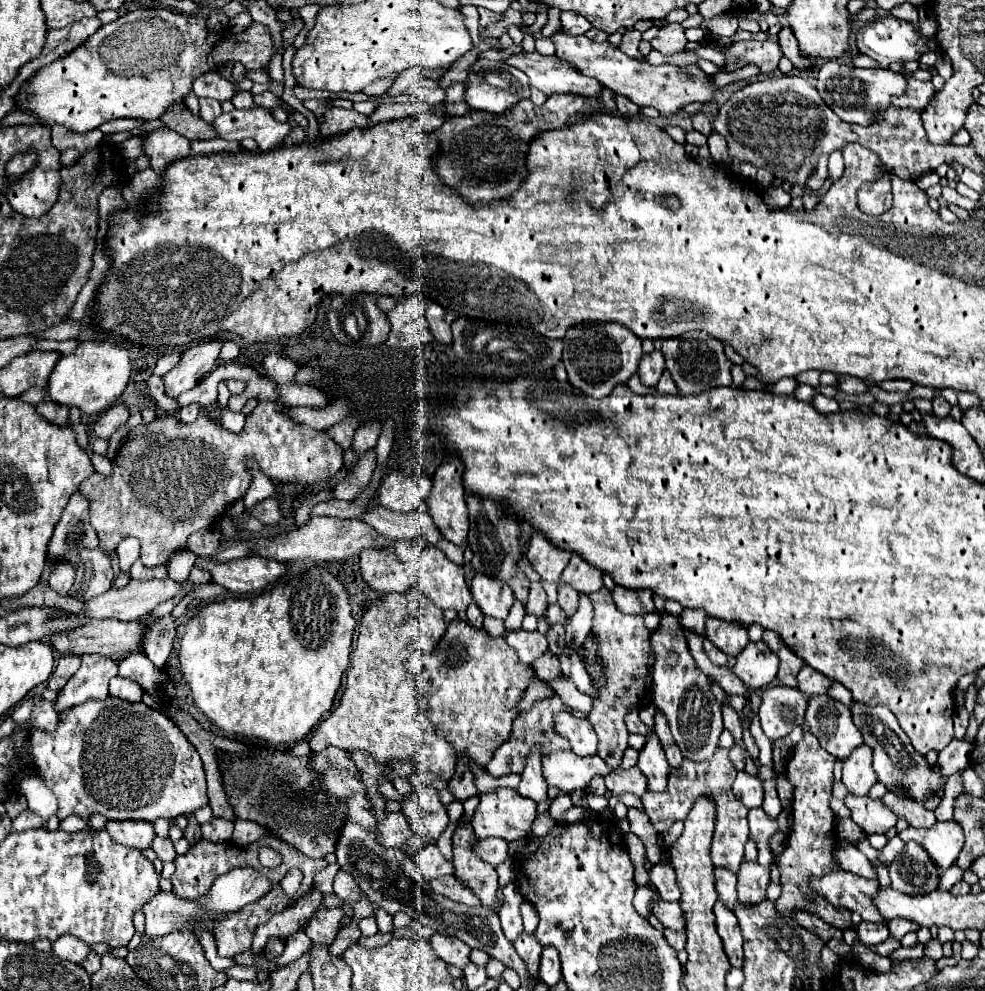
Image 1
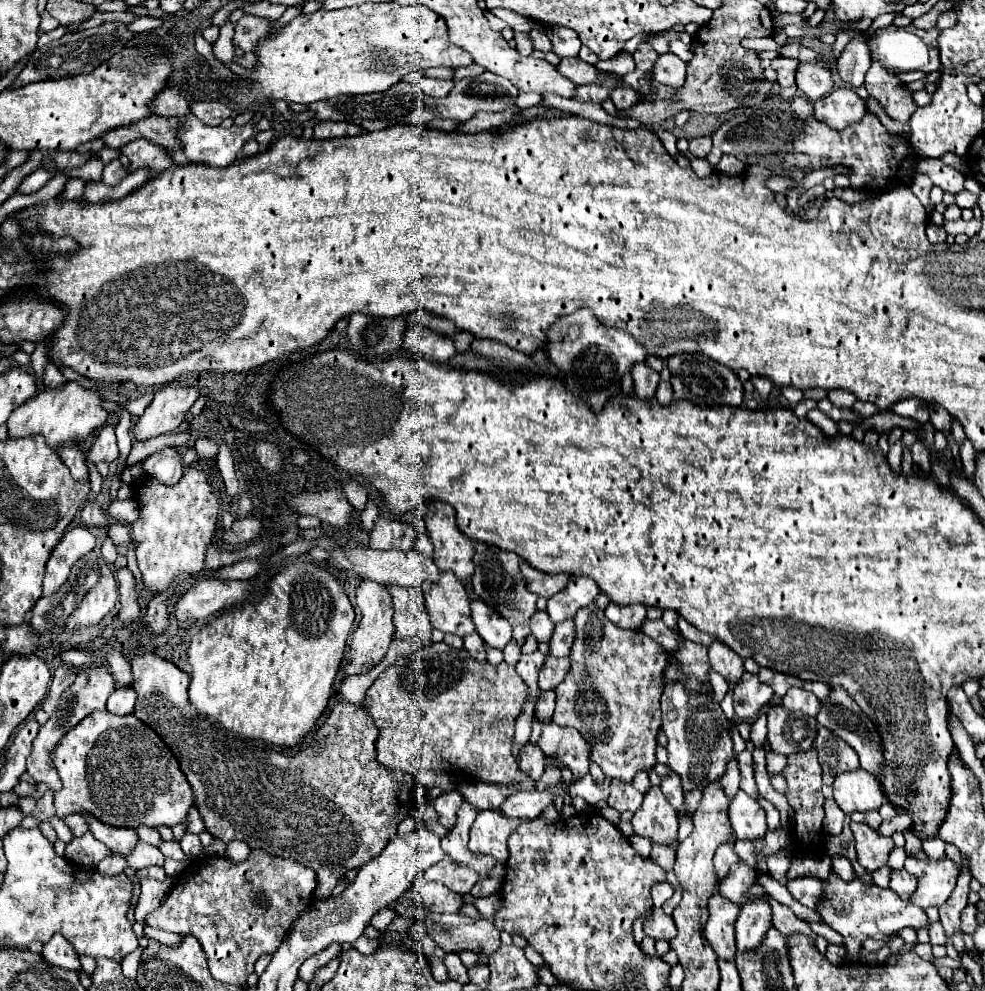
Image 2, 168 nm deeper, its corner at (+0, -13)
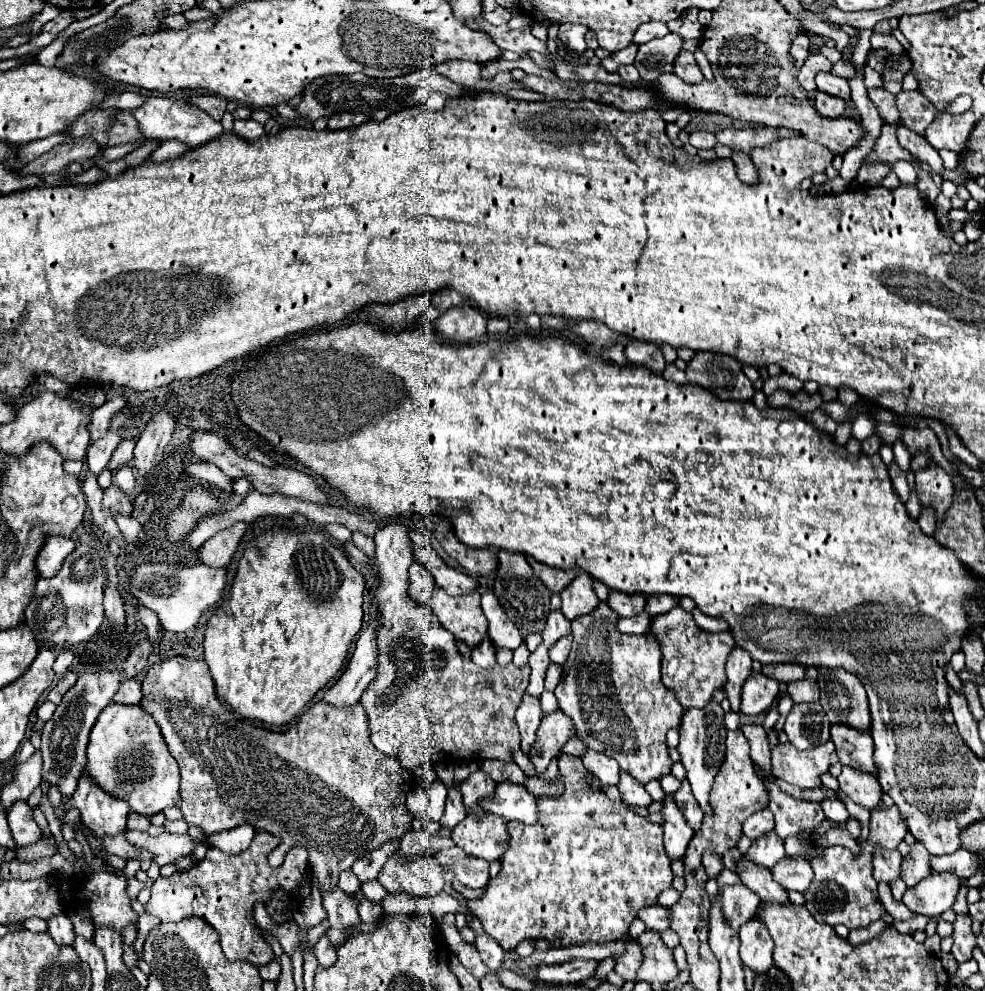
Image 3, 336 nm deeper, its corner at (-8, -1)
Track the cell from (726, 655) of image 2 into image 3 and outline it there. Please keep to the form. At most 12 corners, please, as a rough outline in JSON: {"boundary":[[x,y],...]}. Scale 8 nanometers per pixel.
{"boundary":[[734,647],[726,661],[724,691],[732,711],[740,709],[744,679],[752,673],[746,649]]}

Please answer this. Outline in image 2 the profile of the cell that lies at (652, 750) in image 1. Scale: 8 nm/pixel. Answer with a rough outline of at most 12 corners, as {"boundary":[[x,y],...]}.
{"boundary":[[658,787],[634,813],[636,833],[668,847],[678,841],[676,811]]}

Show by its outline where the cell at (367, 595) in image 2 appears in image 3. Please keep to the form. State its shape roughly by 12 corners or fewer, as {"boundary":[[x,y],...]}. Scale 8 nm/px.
{"boundary":[[380,613],[356,643],[348,669],[324,693],[336,707],[360,701],[378,669]]}

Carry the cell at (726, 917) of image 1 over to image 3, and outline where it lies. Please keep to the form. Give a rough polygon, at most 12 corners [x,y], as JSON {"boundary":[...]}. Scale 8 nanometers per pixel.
{"boundary":[[724,885],[722,913],[740,929],[758,911],[760,897],[746,885]]}

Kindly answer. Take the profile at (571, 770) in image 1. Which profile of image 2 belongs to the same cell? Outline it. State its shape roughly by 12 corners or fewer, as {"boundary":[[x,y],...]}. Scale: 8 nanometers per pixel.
{"boundary":[[554,785],[542,793],[518,791],[502,805],[500,813],[512,819],[536,819],[542,809],[564,795]]}

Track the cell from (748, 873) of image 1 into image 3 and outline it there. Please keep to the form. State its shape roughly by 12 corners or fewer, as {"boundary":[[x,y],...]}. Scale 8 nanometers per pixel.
{"boundary":[[760,917],[738,931],[740,957],[754,973],[772,965],[772,937]]}

